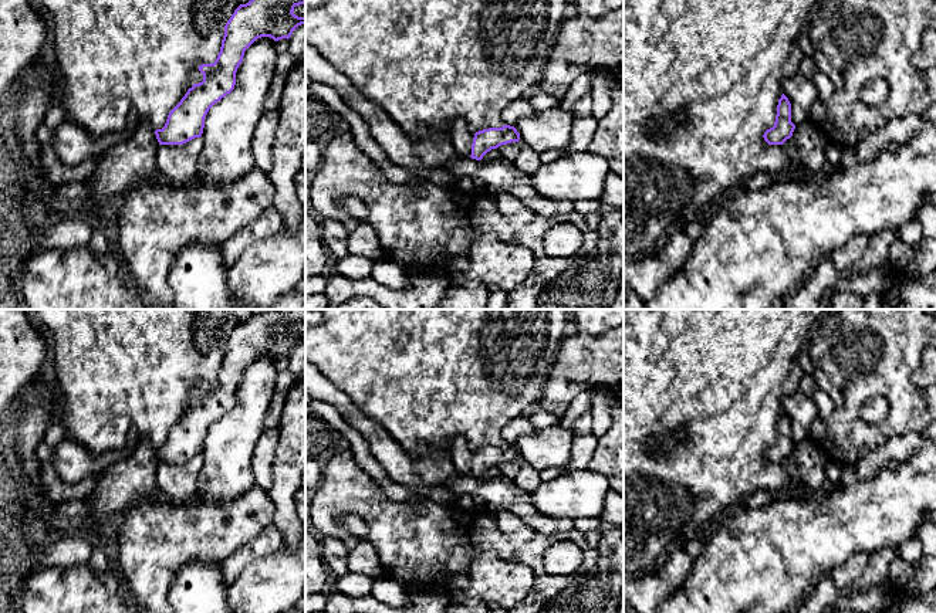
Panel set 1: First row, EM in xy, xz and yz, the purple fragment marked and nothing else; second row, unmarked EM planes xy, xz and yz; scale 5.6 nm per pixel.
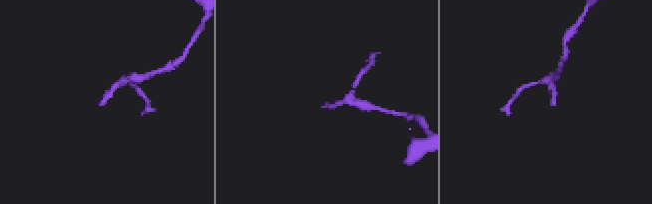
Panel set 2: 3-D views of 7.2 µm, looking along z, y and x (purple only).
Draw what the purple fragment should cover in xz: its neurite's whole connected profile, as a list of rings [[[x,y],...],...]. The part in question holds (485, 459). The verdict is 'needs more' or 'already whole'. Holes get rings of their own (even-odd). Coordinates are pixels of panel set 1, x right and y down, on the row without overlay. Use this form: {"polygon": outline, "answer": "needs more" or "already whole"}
{"polygon": [[[463,437],[452,440],[445,448],[445,453],[455,465],[455,471],[476,478],[481,478],[491,467],[520,458],[520,451],[514,444],[504,443],[501,446],[489,446],[474,451]]], "answer": "needs more"}

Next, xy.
{"polygon": [[[268,309],[240,322],[224,343],[216,379],[199,383],[203,399],[187,407],[169,430],[165,444],[155,448],[142,438],[128,455],[97,474],[95,488],[85,498],[92,511],[85,524],[94,532],[107,529],[128,508],[155,497],[160,463],[183,463],[200,455],[209,427],[234,407],[244,369],[261,355],[288,358],[298,343],[305,342],[305,333],[293,331],[304,321],[305,309]]], "answer": "needs more"}

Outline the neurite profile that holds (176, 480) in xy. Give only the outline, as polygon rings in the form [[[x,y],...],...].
[[[202,454],[183,463],[159,463],[156,490],[168,495],[172,505],[185,504],[197,491],[197,478],[203,463]]]

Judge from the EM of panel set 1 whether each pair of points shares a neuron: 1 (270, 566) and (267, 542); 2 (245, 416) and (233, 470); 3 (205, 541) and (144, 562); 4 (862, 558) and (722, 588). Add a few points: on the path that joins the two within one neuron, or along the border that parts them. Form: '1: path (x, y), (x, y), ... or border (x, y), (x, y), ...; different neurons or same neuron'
1: border (283, 544), (277, 549), (253, 559), (240, 572); different neurons
2: path (239, 429), (233, 436), (233, 457); same neuron
3: path (189, 541), (165, 541), (159, 547); same neuron
4: border (869, 554), (854, 552), (837, 565), (830, 575); different neurons

